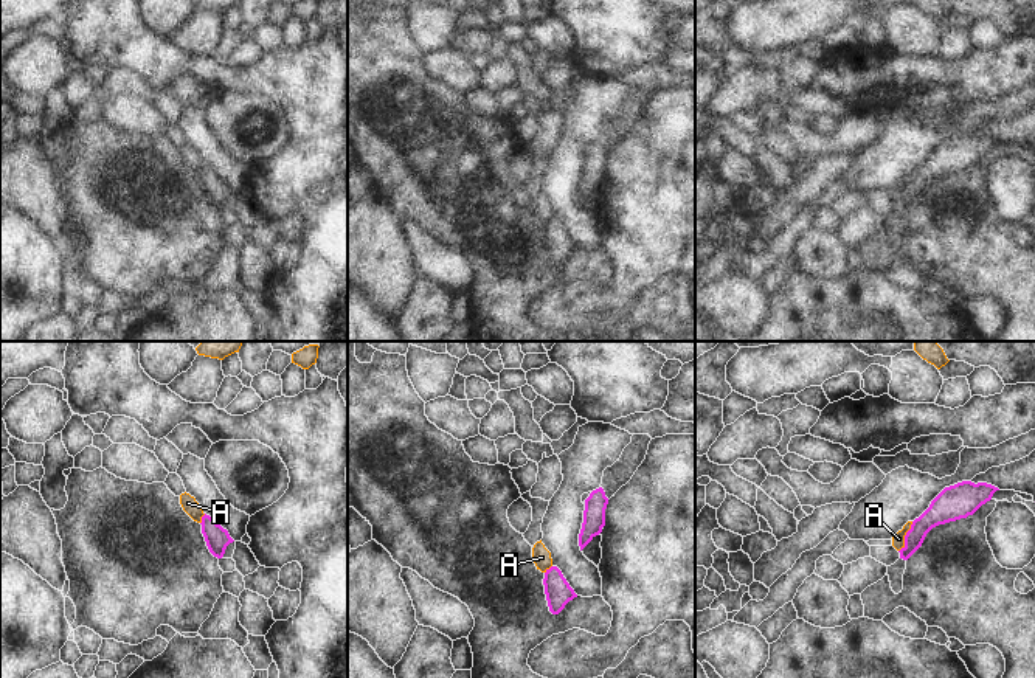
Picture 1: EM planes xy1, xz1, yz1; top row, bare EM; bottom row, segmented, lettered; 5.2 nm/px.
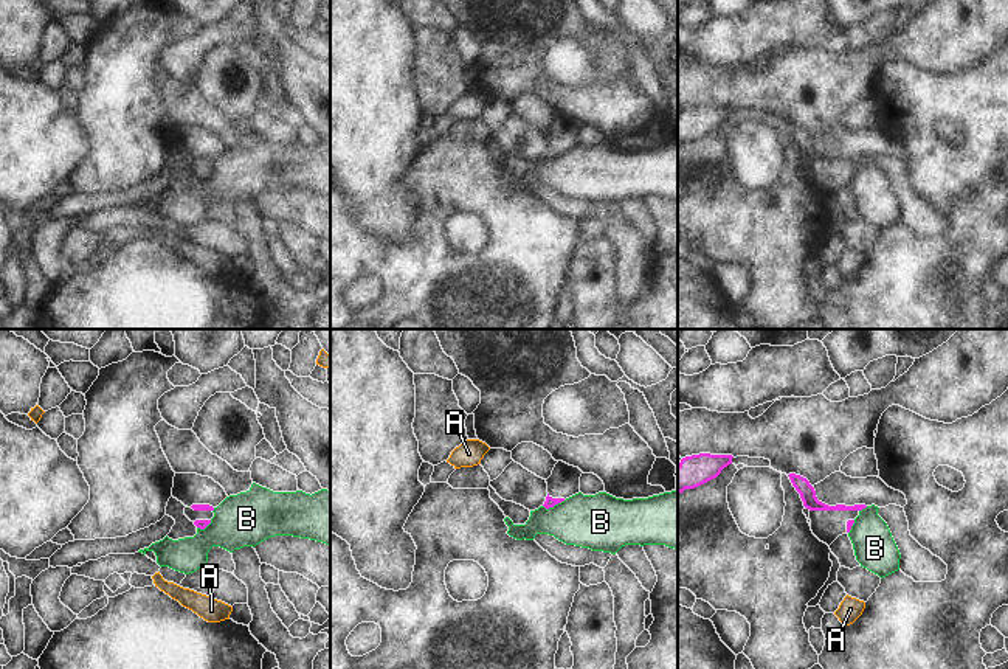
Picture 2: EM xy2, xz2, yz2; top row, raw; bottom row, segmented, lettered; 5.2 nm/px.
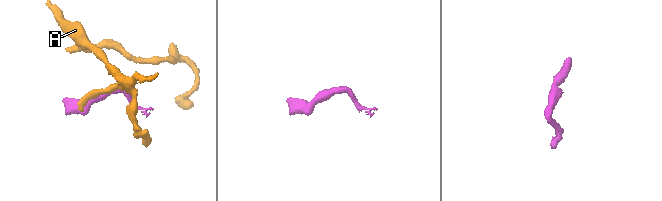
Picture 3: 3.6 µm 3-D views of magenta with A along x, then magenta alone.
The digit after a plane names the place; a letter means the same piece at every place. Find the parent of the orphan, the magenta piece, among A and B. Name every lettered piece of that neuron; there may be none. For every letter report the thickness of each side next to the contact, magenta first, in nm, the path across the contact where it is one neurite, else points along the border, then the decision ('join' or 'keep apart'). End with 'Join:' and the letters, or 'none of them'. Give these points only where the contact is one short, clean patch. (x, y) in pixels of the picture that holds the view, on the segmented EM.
A: 140/60 nm | keep apart
B: 50/300 nm | along xz2 (565, 500), (548, 508), (543, 506) | keep apart
Join: none of them

